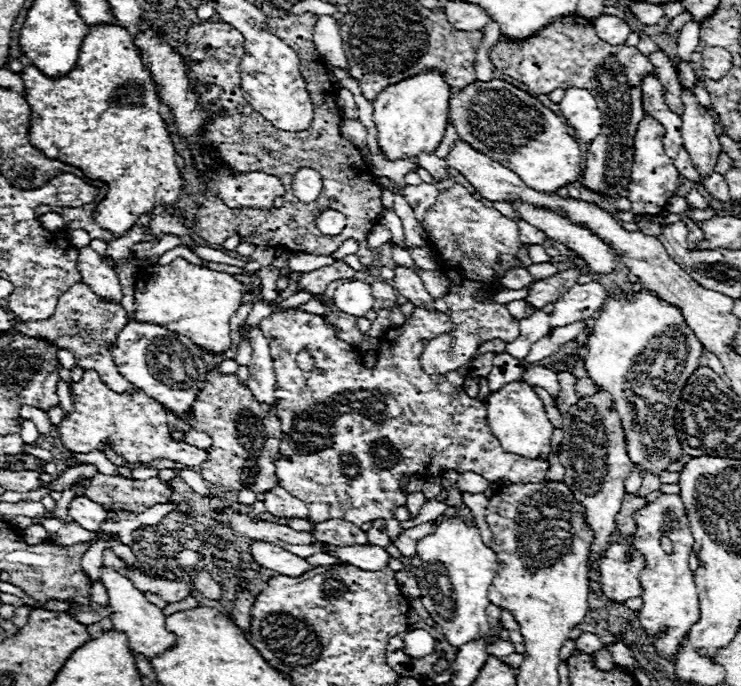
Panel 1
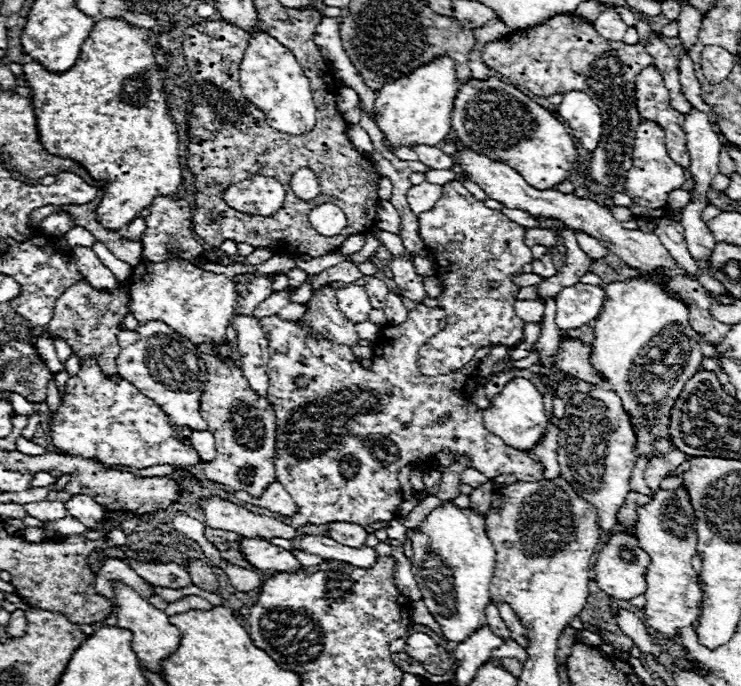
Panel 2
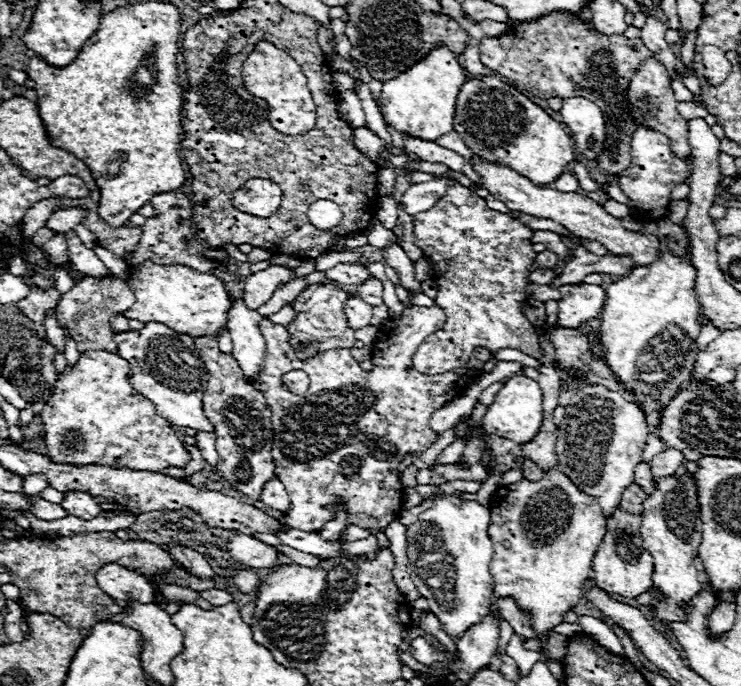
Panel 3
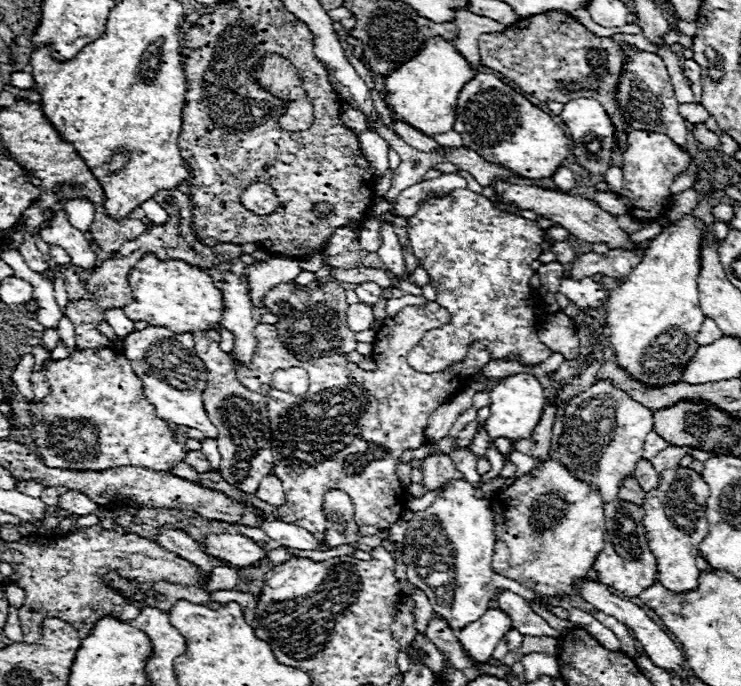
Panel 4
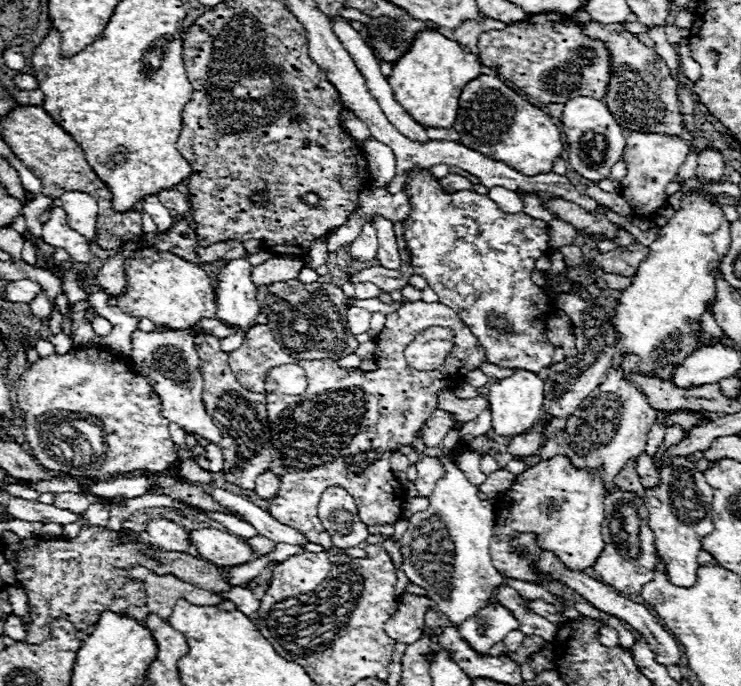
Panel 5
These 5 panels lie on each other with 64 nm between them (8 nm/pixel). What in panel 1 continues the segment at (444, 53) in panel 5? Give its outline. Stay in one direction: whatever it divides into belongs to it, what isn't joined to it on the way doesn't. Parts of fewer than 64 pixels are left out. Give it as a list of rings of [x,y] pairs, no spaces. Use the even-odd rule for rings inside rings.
[[[428,70],[408,80],[402,80],[400,84],[384,88],[372,102],[374,124],[378,128],[378,144],[384,156],[388,156],[388,160],[400,160],[418,156],[420,150],[434,152],[448,128],[450,96],[452,90],[444,74],[438,70]]]

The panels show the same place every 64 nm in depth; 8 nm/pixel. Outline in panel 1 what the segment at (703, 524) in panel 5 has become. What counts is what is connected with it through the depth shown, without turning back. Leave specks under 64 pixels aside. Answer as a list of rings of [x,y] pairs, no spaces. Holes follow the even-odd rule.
[[[660,494],[654,502],[636,512],[636,532],[632,534],[632,544],[646,558],[646,568],[640,574],[640,582],[644,588],[640,624],[650,636],[656,638],[652,644],[658,650],[662,650],[664,654],[676,654],[682,638],[700,618],[700,600],[694,584],[694,572],[688,566],[694,538],[680,494]],[[662,538],[668,538],[672,542],[672,552],[666,552],[662,548]]]

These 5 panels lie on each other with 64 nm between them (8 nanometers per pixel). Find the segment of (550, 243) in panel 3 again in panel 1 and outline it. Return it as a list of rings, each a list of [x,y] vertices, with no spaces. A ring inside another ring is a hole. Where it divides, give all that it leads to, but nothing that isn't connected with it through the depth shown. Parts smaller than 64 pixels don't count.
[[[524,220],[518,222],[518,228],[520,228],[520,242],[522,244],[544,244],[548,240],[548,236],[542,230],[530,226]]]

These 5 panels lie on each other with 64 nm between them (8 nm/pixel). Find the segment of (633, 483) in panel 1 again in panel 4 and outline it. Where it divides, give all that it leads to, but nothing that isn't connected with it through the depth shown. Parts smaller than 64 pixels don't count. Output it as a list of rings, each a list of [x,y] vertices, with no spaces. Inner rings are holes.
[[[654,430],[648,434],[648,440],[644,442],[644,458],[652,460],[660,450],[664,450],[668,446],[668,442],[664,438],[660,438],[660,434],[656,434]]]

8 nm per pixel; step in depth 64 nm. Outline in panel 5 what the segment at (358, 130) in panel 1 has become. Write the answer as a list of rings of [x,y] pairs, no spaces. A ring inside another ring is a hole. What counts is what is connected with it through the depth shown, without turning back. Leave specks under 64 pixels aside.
[[[370,138],[368,142],[362,144],[362,152],[364,158],[368,160],[368,170],[374,178],[370,184],[380,188],[387,187],[396,172],[396,160],[392,150],[386,144]]]

